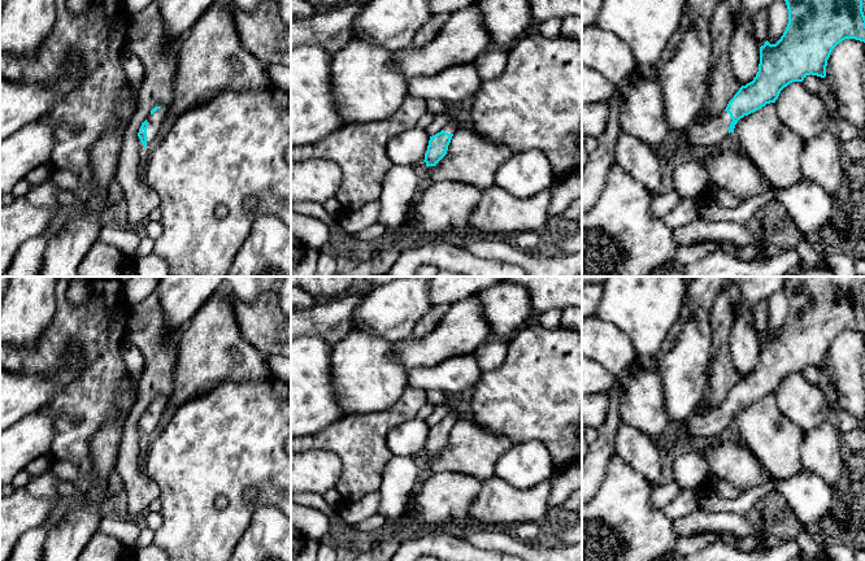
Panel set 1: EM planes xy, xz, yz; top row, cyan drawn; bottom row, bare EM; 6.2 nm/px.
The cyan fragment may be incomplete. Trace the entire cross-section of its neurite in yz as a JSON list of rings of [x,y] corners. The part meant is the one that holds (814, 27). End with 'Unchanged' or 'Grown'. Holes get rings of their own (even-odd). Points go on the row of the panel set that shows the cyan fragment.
[[[784,0],[788,23],[775,44],[760,47],[758,71],[717,117],[695,122],[681,143],[653,147],[657,158],[675,162],[722,147],[740,118],[775,103],[781,91],[807,75],[826,77],[833,49],[846,39],[865,43],[862,0]]]. Grown

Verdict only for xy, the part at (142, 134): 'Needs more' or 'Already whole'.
Needs more

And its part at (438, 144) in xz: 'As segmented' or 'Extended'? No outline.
Extended

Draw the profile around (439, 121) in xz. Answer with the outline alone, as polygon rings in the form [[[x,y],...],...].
[[[447,113],[436,114],[434,116],[432,122],[425,127],[423,130],[426,131],[427,135],[432,136],[438,132],[440,132],[445,125],[452,122],[452,117]]]

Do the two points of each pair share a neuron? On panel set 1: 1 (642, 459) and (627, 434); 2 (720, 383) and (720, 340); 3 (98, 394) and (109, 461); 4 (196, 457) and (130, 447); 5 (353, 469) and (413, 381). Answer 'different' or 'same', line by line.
1: same
2: same
3: different
4: different
5: different

